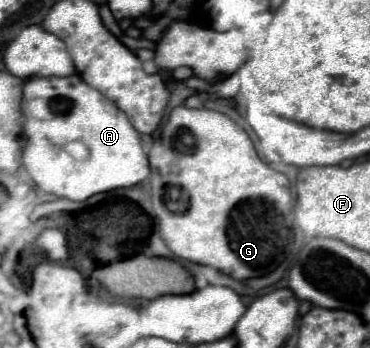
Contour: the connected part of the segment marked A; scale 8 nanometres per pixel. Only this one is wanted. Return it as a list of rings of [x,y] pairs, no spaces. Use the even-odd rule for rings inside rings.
[[[77,74],[59,78],[29,78],[23,84],[23,128],[21,138],[27,140],[27,144],[21,148],[21,166],[27,170],[27,174],[33,178],[33,182],[47,194],[69,198],[75,202],[83,202],[93,194],[115,190],[115,188],[129,188],[149,178],[149,160],[143,152],[139,132],[131,126],[129,118],[99,90],[87,86]],[[35,100],[49,100],[53,102],[51,118],[39,120],[31,110],[29,104]]]

